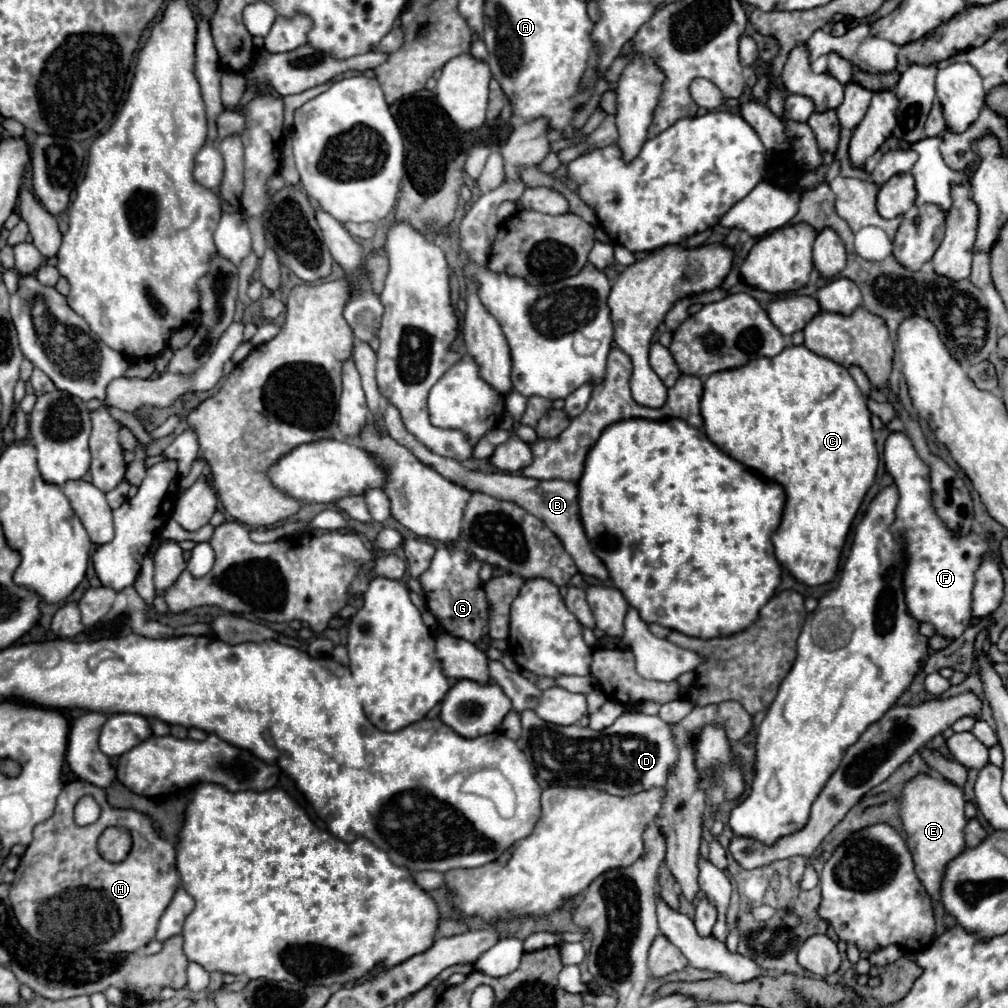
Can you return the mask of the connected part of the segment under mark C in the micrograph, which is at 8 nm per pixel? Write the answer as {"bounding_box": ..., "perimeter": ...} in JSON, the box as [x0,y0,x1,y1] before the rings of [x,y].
{"bounding_box":[702,346,878,586],"perimeter":[[[792,346],[792,348],[784,348],[778,356],[774,358],[756,358],[752,362],[748,362],[742,368],[736,370],[726,370],[726,372],[716,372],[712,376],[708,376],[708,380],[704,382],[704,396],[702,396],[702,418],[704,418],[704,432],[706,436],[728,456],[736,458],[740,464],[744,464],[746,468],[762,474],[768,480],[778,482],[784,492],[786,492],[786,508],[784,508],[784,516],[782,522],[778,526],[778,530],[772,536],[774,542],[774,550],[776,550],[776,558],[780,562],[780,566],[784,570],[790,572],[790,576],[806,586],[822,586],[834,580],[836,572],[838,572],[838,564],[840,564],[840,554],[842,548],[846,544],[846,536],[850,532],[850,526],[856,518],[856,512],[868,492],[868,488],[872,486],[876,478],[876,468],[878,468],[878,450],[876,450],[876,442],[873,436],[873,428],[871,425],[871,412],[866,406],[866,398],[860,392],[860,388],[856,386],[854,378],[850,376],[850,372],[828,360],[822,356],[816,356],[814,352],[810,352],[806,346]]]}

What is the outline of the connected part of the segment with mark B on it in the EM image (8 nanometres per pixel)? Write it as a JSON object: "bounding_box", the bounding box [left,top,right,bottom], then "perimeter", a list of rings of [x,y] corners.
{"bounding_box":[384,400,608,580],"perimeter":[[[386,400],[386,406],[384,406],[384,424],[386,424],[386,432],[388,432],[390,438],[394,438],[404,448],[408,448],[422,464],[434,468],[446,480],[462,486],[468,492],[482,492],[482,494],[494,496],[498,500],[514,502],[514,504],[522,506],[526,512],[530,512],[536,518],[540,518],[562,540],[562,544],[564,544],[566,552],[572,556],[578,572],[582,572],[586,576],[600,578],[600,580],[606,580],[608,578],[608,570],[604,568],[604,564],[600,562],[600,558],[592,552],[592,548],[588,544],[588,538],[584,534],[584,528],[580,524],[580,518],[578,518],[578,492],[576,492],[578,486],[576,484],[564,484],[564,480],[548,480],[548,482],[542,482],[542,480],[532,480],[532,478],[526,478],[526,476],[520,476],[520,474],[506,474],[506,472],[486,474],[486,472],[466,470],[458,460],[452,460],[452,458],[446,458],[446,456],[438,456],[438,454],[430,452],[422,442],[418,442],[404,428],[404,422],[400,418],[398,408],[392,402],[388,402],[388,400]]]}

